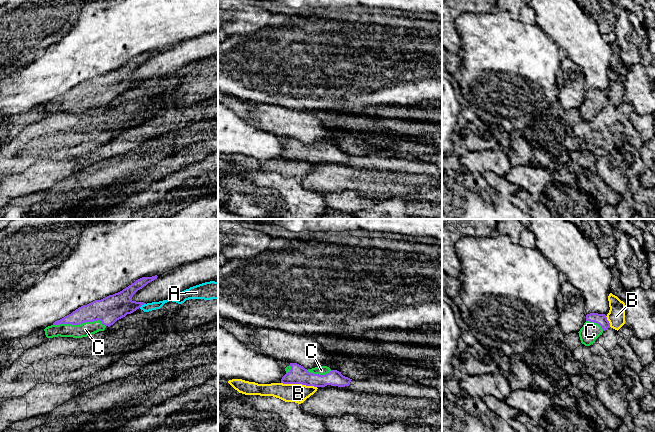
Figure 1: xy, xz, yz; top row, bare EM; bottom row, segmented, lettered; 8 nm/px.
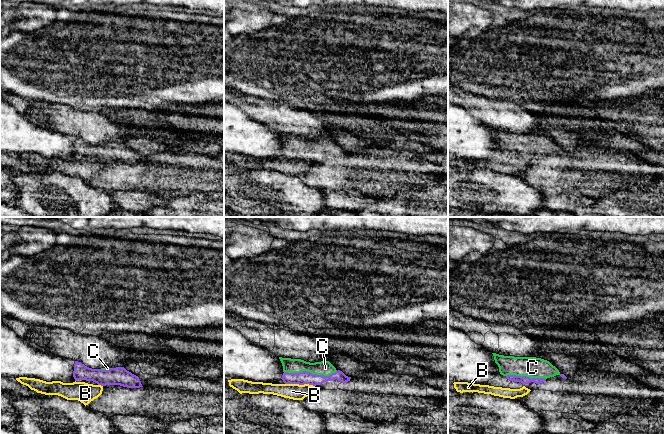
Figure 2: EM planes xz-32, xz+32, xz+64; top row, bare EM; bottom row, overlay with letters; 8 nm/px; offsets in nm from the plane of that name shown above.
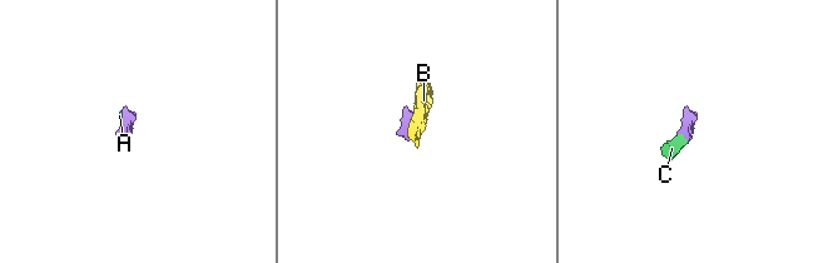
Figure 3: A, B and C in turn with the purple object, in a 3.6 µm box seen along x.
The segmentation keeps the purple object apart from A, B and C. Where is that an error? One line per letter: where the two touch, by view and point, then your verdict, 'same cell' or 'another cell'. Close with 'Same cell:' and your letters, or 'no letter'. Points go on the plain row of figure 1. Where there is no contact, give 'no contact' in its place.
A: xy (142, 80) | another cell
B: xz (299, 159) | another cell
C: xy (79, 100) | same cell
Same cell: C

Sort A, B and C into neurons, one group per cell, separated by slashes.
A / B / C

